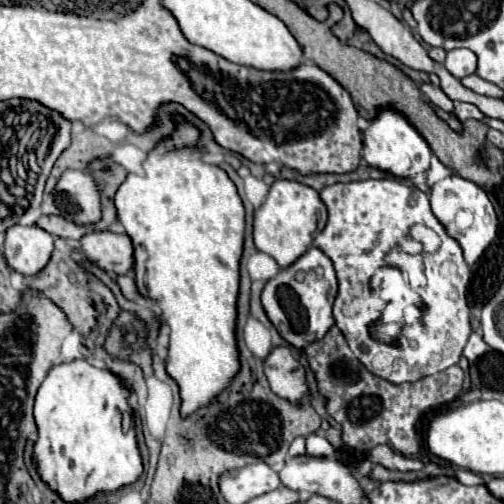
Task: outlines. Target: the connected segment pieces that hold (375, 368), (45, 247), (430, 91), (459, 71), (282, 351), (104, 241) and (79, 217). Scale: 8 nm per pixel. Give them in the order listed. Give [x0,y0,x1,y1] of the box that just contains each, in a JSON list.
[[314,179,472,385],[6,225,54,275],[420,83,454,113],[444,49,476,79],[264,347,310,407],[82,231,132,275],[40,169,100,225]]

